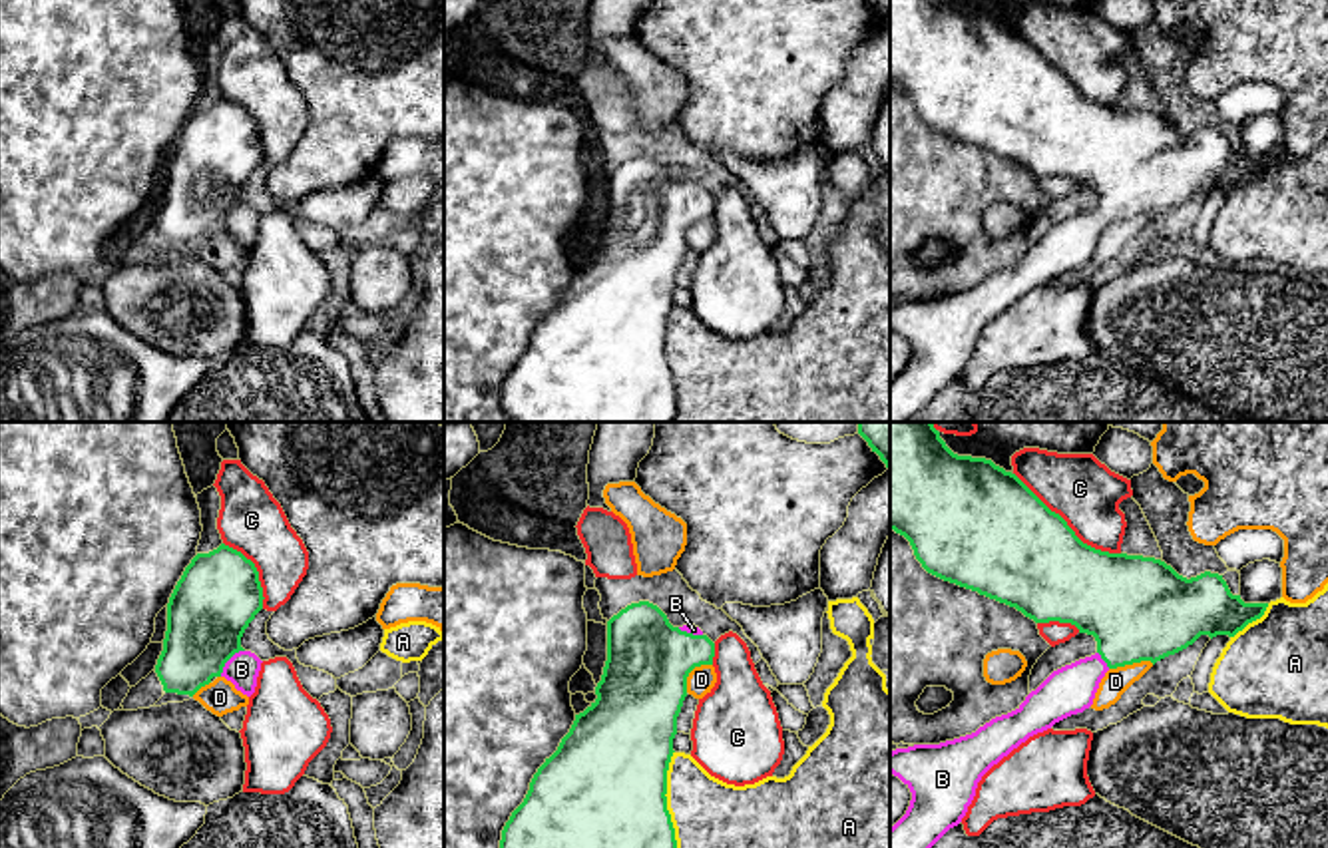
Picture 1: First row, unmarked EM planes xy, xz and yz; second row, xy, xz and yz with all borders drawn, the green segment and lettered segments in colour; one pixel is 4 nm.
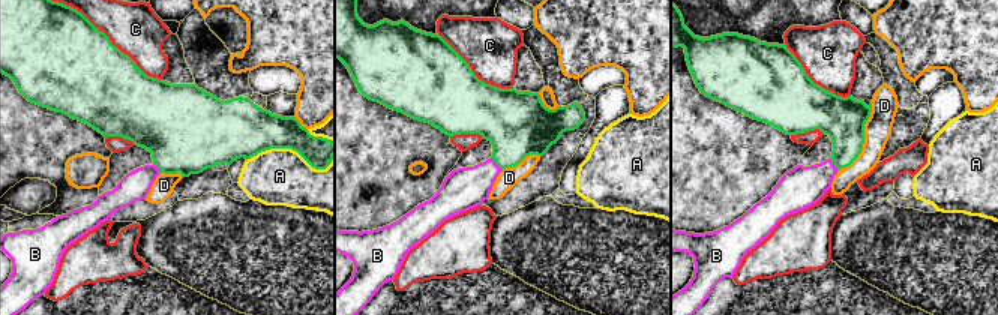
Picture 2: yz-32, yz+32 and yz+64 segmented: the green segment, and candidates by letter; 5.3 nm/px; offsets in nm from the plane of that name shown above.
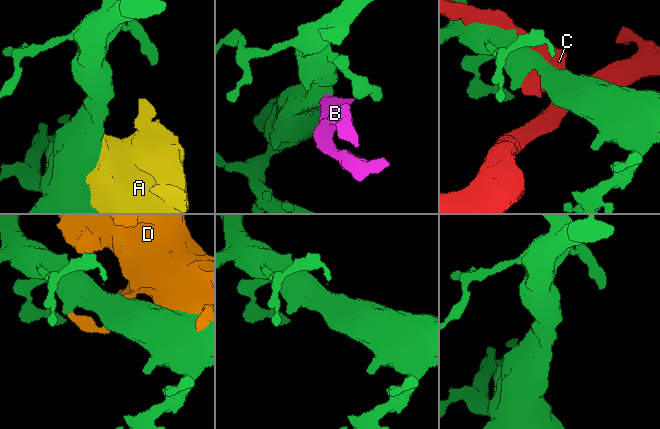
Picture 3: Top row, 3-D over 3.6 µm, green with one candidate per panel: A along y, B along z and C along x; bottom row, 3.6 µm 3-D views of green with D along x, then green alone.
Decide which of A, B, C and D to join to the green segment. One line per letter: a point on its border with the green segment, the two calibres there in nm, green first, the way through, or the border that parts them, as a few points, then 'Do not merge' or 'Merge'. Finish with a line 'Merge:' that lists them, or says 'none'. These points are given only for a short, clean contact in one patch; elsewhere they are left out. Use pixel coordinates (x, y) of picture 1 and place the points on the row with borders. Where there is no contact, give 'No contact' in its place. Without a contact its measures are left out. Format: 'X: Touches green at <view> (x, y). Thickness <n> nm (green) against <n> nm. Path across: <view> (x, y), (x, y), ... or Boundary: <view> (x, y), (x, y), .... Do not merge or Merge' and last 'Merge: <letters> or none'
A: Touches green at xz (665, 799). Thickness 480 nm (green) against 280 nm. Do not merge
B: Touches green at xy (227, 659). Thickness 340 nm (green) against 140 nm. Path across: xy (216, 600), (216, 647), (227, 659), (241, 669). Merge
C: Touches green at yz (1066, 524). Thickness 440 nm (green) against 280 nm. Do not merge
D: Touches green at yz (1131, 663). Thickness 420 nm (green) against 110 nm. Do not merge
Merge: B

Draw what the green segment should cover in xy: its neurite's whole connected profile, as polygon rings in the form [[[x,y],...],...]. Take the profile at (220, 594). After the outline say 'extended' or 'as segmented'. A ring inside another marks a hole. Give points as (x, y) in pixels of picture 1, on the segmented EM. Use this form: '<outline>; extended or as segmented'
[[[221,543],[209,553],[197,553],[167,603],[167,631],[155,665],[163,691],[193,697],[213,677],[225,677],[251,697],[263,661],[241,647],[241,637],[263,609],[263,599],[259,571],[241,551]]]; extended

